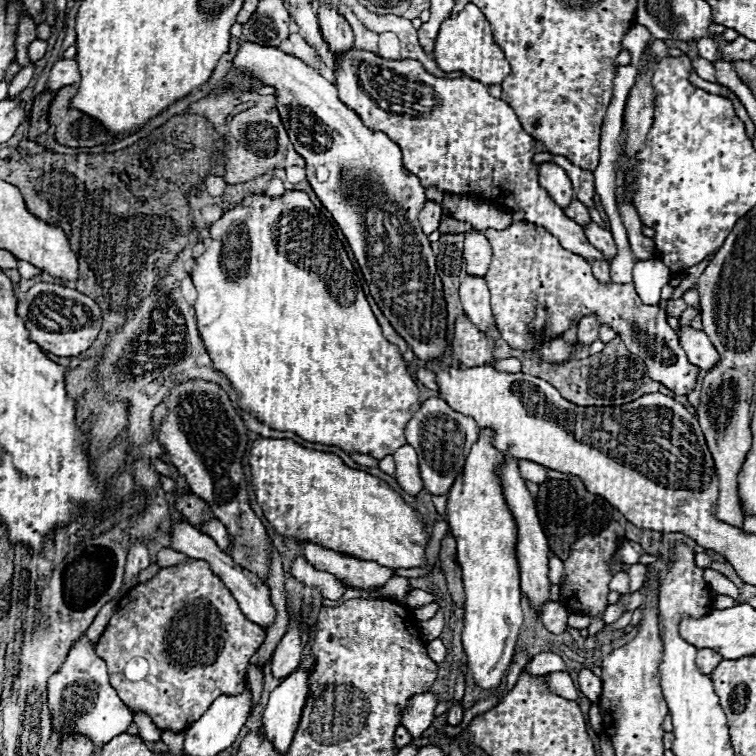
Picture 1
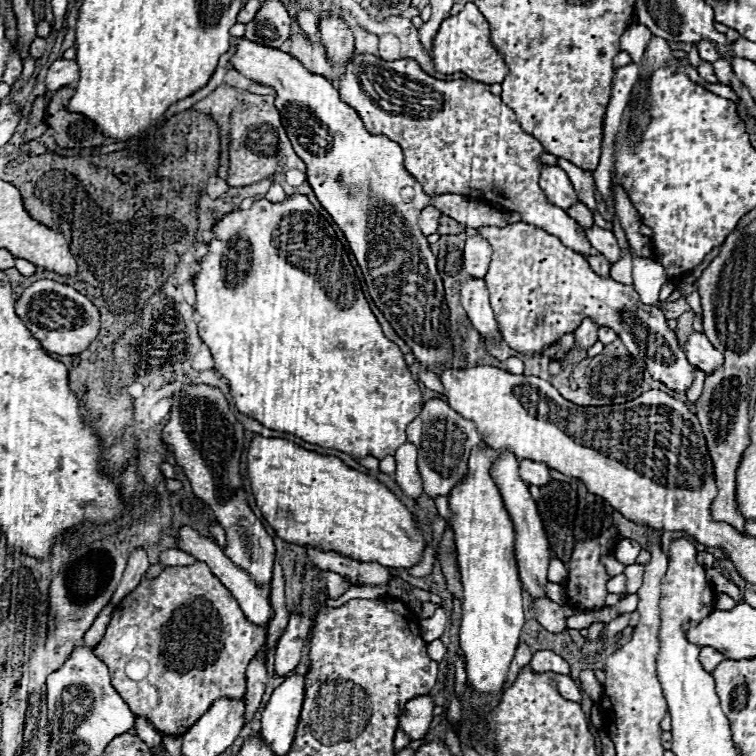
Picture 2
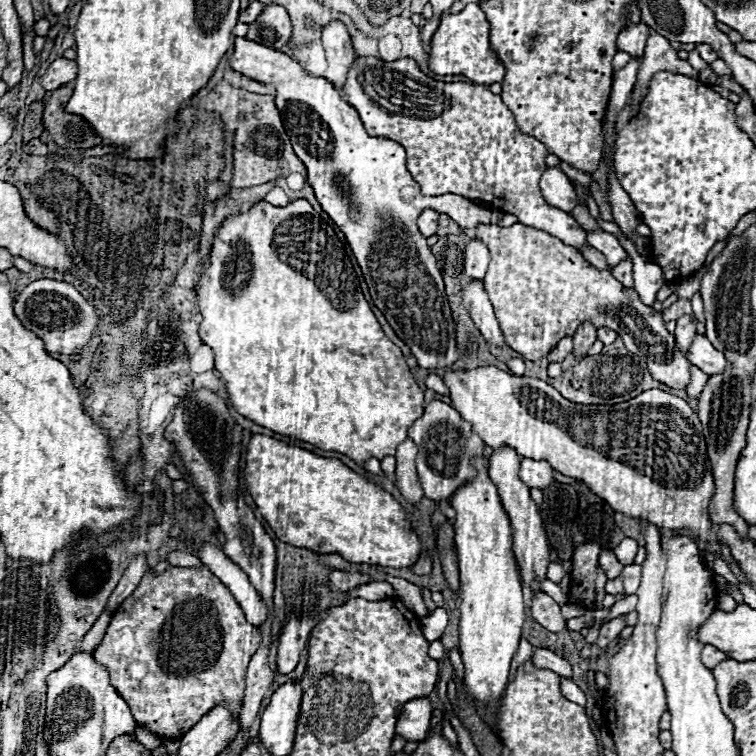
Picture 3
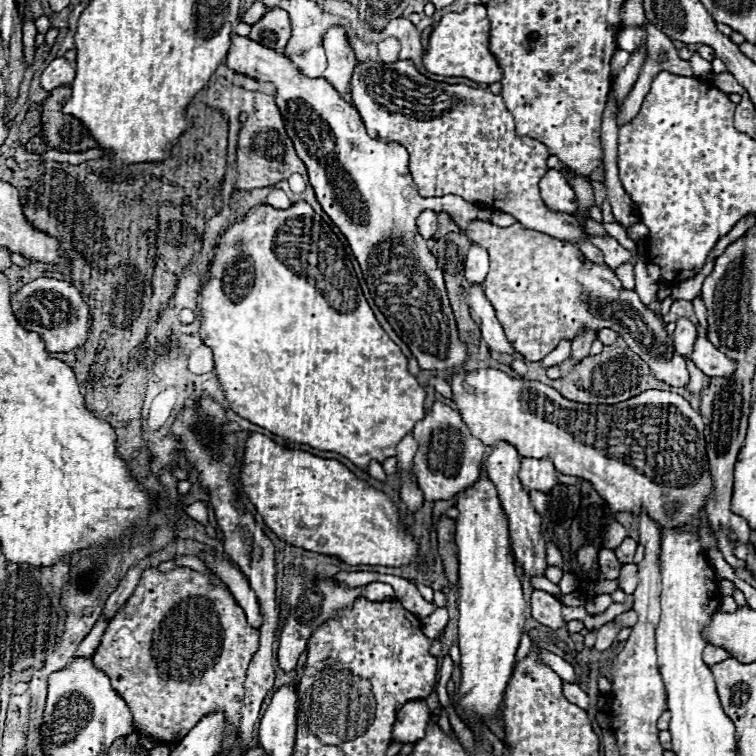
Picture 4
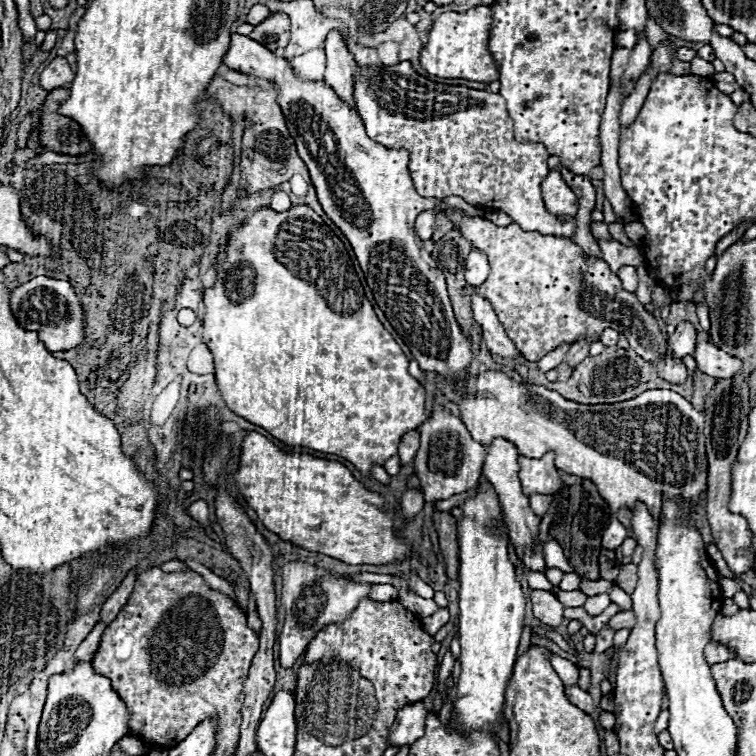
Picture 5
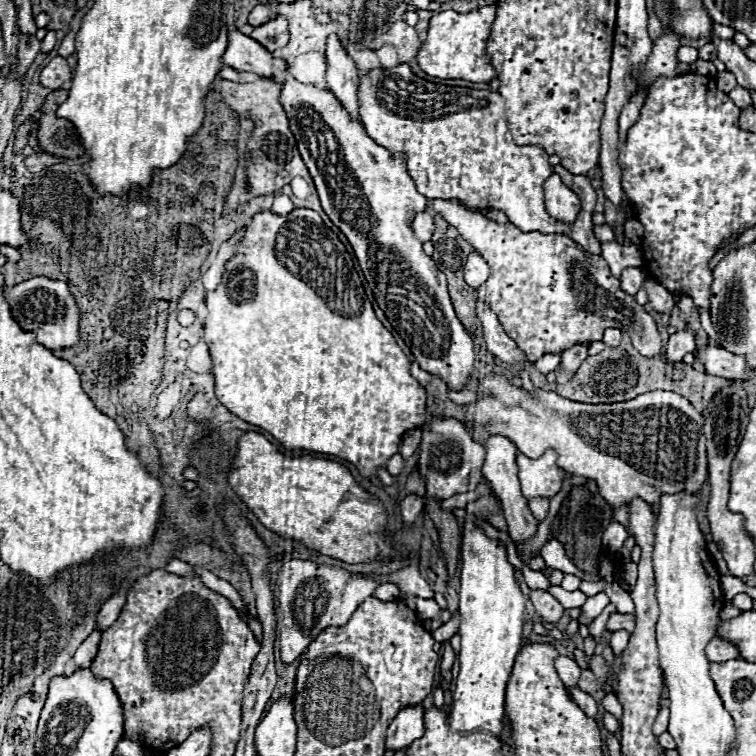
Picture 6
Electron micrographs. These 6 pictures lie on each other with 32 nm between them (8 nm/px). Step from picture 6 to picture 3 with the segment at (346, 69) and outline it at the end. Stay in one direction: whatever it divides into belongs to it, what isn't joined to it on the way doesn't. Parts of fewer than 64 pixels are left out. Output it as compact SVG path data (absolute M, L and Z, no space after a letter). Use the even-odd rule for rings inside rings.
M330 22L322 32L322 44L326 48L326 58L328 58L328 70L324 78L330 80L336 90L342 90L348 78L350 66L356 60L346 26L342 22Z

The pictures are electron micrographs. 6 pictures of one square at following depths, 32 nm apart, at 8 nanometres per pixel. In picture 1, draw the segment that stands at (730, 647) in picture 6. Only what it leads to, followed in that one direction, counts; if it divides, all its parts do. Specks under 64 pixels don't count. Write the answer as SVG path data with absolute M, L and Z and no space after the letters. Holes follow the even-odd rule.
M700 648L700 650L698 650L698 656L696 656L698 668L700 668L702 672L706 672L706 674L710 674L722 660L724 660L724 658L722 658L718 652L710 650L710 648Z

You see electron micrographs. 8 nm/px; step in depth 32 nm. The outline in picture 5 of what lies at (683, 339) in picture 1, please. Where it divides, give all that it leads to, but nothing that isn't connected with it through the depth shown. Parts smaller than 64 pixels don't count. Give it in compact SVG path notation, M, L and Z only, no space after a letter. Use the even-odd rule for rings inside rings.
M702 342L696 346L696 352L692 354L698 362L700 370L714 378L734 378L742 370L742 360L736 356L730 356L728 352L716 348L710 342Z

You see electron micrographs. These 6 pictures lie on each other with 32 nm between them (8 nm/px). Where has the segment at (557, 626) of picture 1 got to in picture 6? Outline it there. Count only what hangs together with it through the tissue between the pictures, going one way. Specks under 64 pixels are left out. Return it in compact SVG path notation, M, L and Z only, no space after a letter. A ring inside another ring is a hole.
M530 590L530 600L538 612L538 616L544 622L552 622L556 624L564 612L562 604L558 600L554 600L546 590Z

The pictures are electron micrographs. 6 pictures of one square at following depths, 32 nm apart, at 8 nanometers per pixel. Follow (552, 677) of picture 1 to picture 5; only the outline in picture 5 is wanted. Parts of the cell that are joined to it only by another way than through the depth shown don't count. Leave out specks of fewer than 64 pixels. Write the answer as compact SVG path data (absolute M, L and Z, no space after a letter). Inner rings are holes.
M566 686L566 696L568 696L580 710L584 710L586 714L592 714L592 712L594 712L594 702L592 702L590 694L584 692L584 690L580 690L578 686Z

